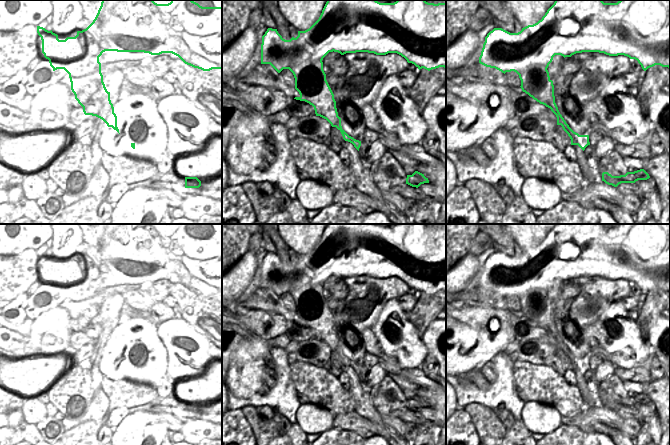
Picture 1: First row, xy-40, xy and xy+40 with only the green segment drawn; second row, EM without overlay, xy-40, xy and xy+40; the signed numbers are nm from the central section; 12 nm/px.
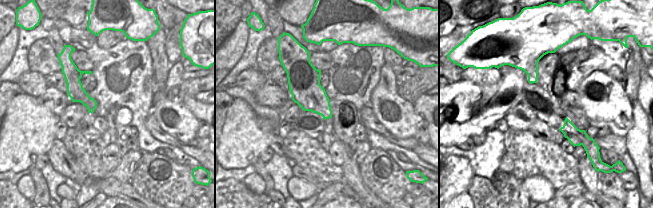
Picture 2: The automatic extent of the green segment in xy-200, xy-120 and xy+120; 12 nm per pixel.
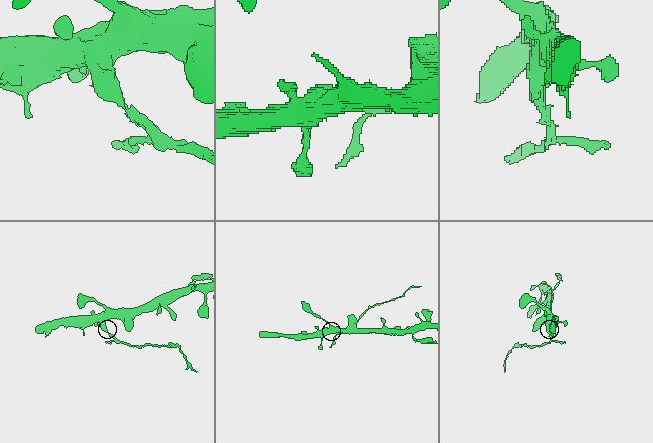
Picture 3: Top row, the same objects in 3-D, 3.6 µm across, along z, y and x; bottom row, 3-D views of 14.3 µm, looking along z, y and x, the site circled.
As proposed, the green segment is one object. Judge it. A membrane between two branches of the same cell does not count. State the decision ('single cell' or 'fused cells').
fused cells

